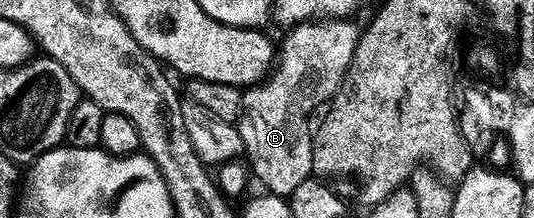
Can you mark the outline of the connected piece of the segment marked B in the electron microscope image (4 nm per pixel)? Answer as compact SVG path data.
M321 19L316 23L306 23L304 25L296 26L296 28L290 32L293 34L286 39L285 46L283 46L282 49L280 46L279 60L276 62L275 68L272 70L271 76L268 80L256 87L250 88L243 96L243 111L241 112L239 128L241 131L241 138L245 144L245 157L247 158L248 164L251 166L252 176L256 178L256 180L258 177L258 179L269 188L266 190L268 190L268 192L274 197L280 197L282 199L289 198L300 185L314 176L313 138L315 136L315 125L314 122L311 123L309 120L311 120L317 112L320 114L322 110L332 102L333 98L336 97L337 92L341 89L341 84L345 82L345 76L349 74L349 68L353 62L353 56L357 50L357 44L361 42L362 34L362 30L360 28L356 29L356 27L352 25L353 23L354 22L349 19Z

